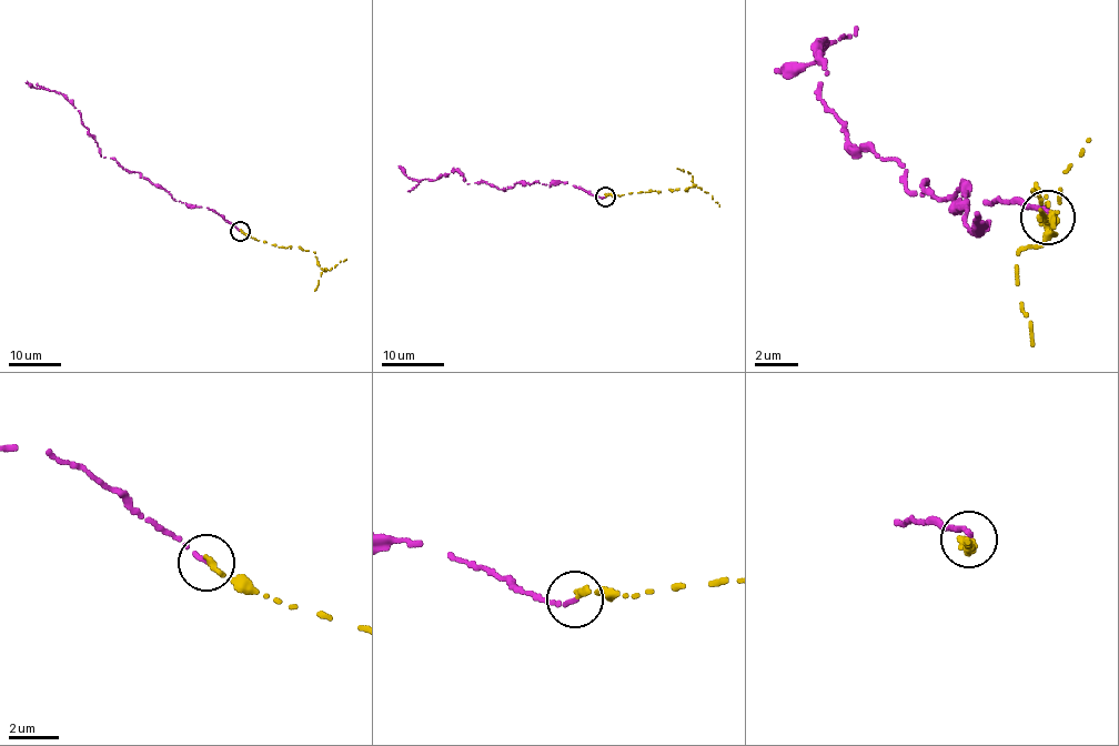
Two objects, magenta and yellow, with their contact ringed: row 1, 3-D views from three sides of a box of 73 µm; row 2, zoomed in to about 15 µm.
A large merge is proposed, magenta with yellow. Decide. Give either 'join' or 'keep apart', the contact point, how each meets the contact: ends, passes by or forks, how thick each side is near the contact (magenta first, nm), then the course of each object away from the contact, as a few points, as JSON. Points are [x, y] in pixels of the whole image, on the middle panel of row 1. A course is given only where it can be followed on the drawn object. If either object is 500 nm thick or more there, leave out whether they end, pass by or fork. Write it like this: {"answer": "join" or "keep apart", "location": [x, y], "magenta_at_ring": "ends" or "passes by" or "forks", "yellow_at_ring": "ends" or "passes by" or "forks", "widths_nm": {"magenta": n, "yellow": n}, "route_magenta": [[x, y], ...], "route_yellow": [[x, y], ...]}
{"answer": "keep apart", "location": [605, 197], "magenta_at_ring": "ends", "yellow_at_ring": "ends", "widths_nm": {"magenta": 170, "yellow": 280}, "route_magenta": [[604, 197], [562, 182], [504, 190], [469, 183], [453, 169], [412, 180], [399, 165]], "route_yellow": [[606, 195], [685, 190], [696, 185], [712, 195], [719, 207]]}

